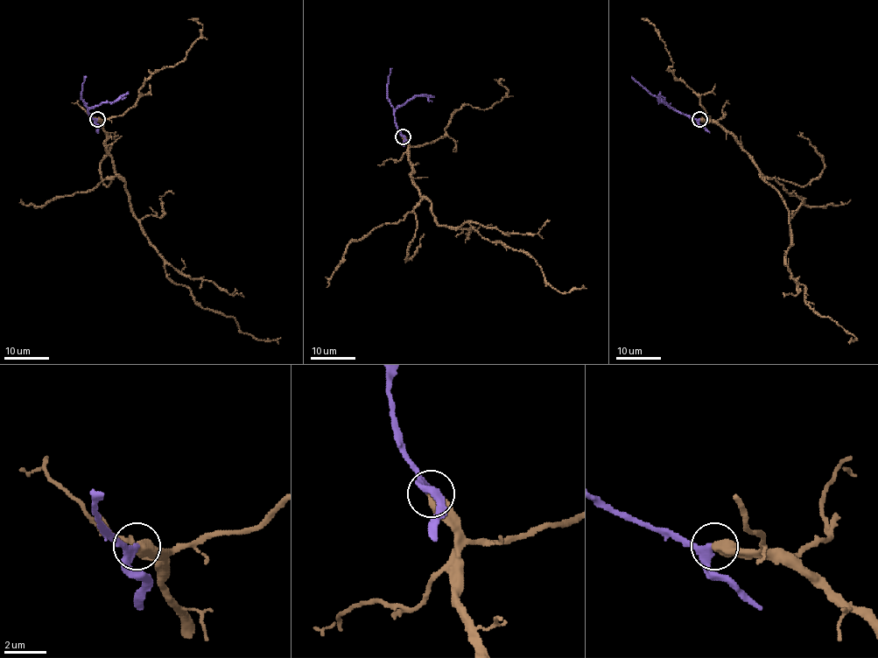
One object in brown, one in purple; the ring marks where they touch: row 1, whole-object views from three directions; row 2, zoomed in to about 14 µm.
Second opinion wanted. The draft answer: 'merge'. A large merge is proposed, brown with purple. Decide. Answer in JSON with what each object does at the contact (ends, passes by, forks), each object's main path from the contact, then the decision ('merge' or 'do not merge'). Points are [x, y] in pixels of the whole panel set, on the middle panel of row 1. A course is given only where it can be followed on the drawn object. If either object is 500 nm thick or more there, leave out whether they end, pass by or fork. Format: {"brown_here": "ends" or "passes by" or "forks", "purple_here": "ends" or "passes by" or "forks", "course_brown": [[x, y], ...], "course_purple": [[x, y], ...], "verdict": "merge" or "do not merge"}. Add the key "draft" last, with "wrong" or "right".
{"course_brown": [[403, 136], [412, 180], [439, 225], [470, 221], [483, 237], [526, 251], [561, 292], [586, 288]], "course_purple": [[403, 136], [397, 129], [394, 109], [388, 97], [388, 76], [392, 68]], "verdict": "merge", "draft": "right"}

